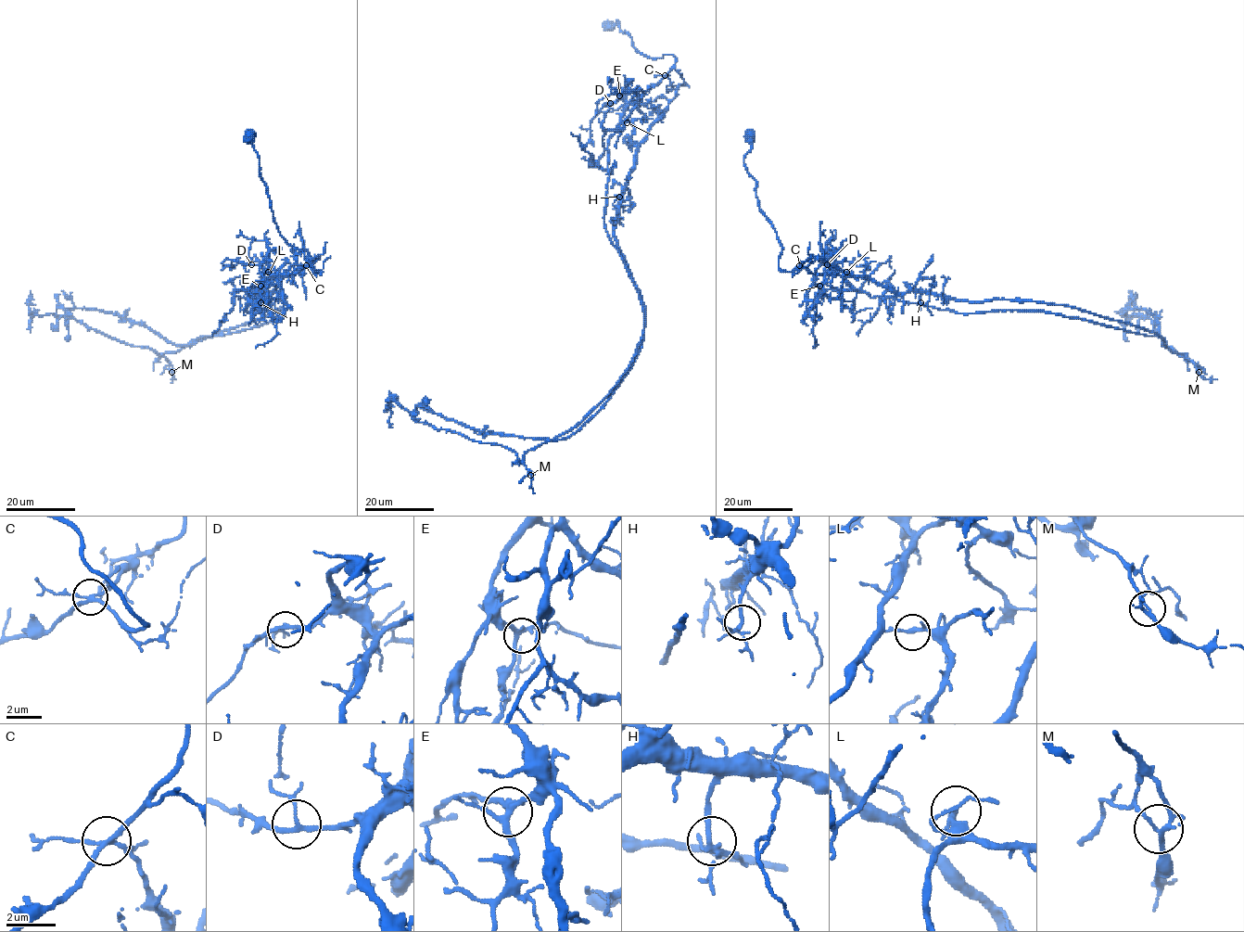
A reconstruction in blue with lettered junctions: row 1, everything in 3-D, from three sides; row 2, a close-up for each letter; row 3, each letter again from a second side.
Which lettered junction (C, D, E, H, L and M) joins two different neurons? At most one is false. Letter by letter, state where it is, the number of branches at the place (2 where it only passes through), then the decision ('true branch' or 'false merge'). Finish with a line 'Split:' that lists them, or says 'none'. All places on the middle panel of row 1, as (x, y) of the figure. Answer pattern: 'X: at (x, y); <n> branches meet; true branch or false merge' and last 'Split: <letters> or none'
C: at (665, 75); 4 branches meet; false merge
D: at (610, 103); 3 branches meet; true branch
E: at (619, 95); 4 branches meet; true branch
H: at (619, 197); 4 branches meet; true branch
L: at (627, 122); 3 branches meet; true branch
M: at (530, 475); 4 branches meet; true branch
Split: C

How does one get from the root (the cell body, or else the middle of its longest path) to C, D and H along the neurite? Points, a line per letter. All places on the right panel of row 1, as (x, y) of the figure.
C: (750, 136), (751, 149), (743, 163), (756, 182), (759, 209), (782, 246), (778, 267), (793, 271), (800, 265)
D: (750, 136), (743, 163), (756, 182), (759, 209), (782, 246), (778, 267), (802, 266), (819, 274), (827, 264)
H: (750, 136), (743, 163), (782, 246), (781, 270), (821, 257), (897, 293), (918, 291), (920, 302)

